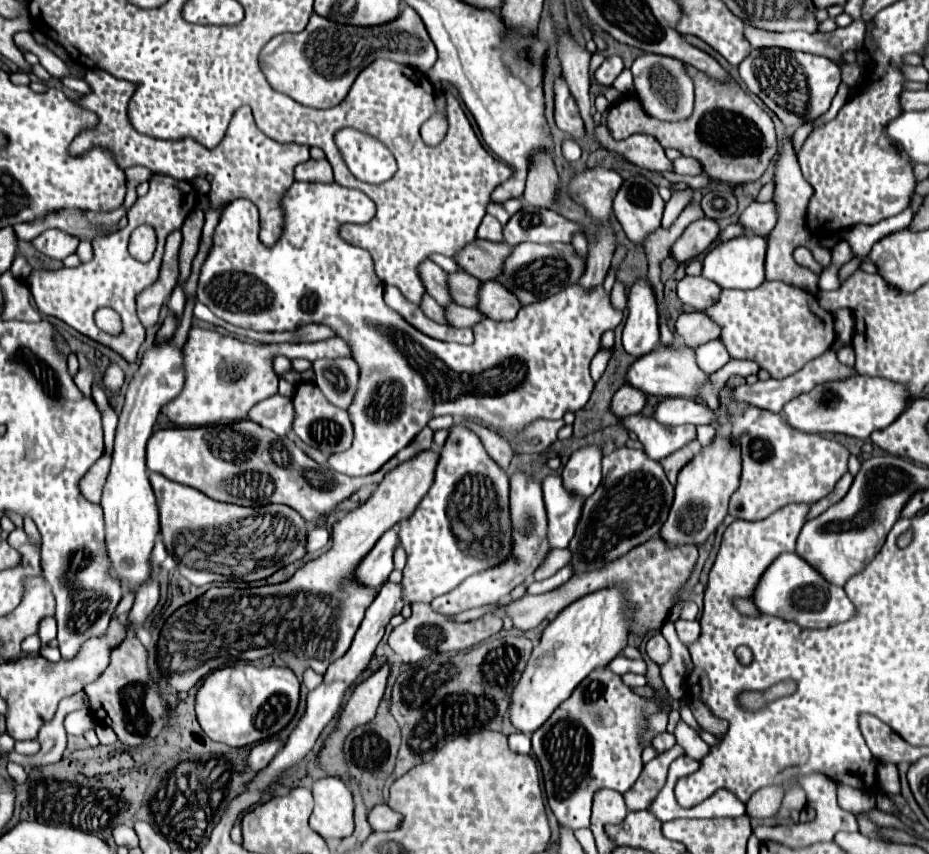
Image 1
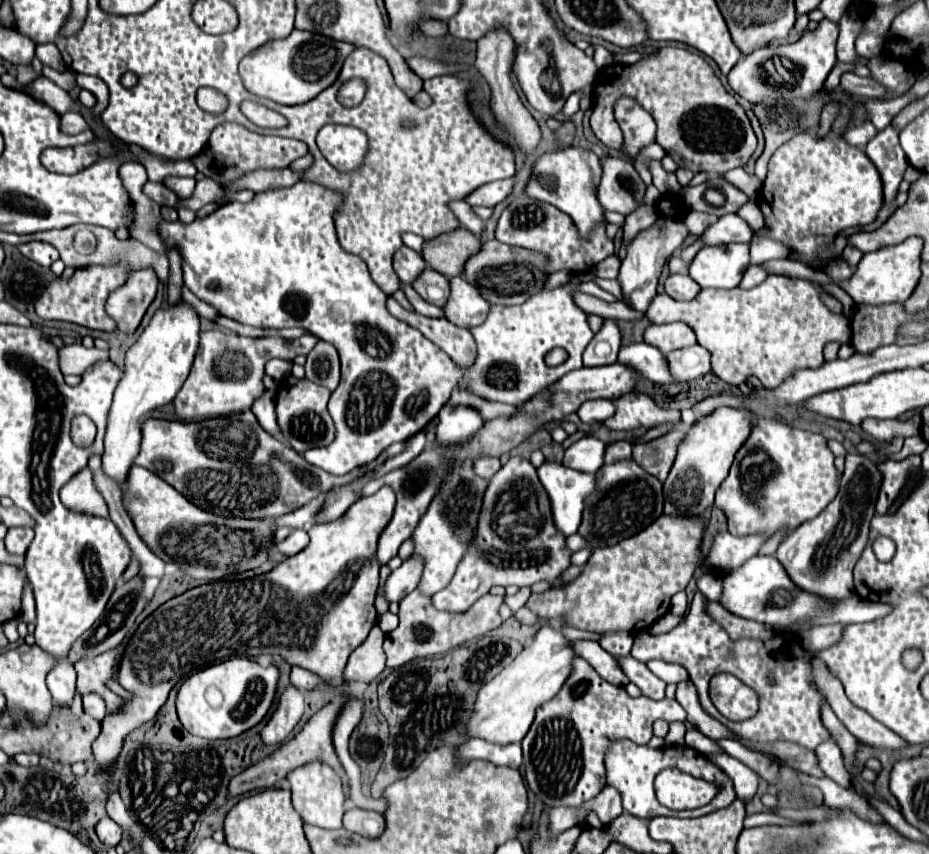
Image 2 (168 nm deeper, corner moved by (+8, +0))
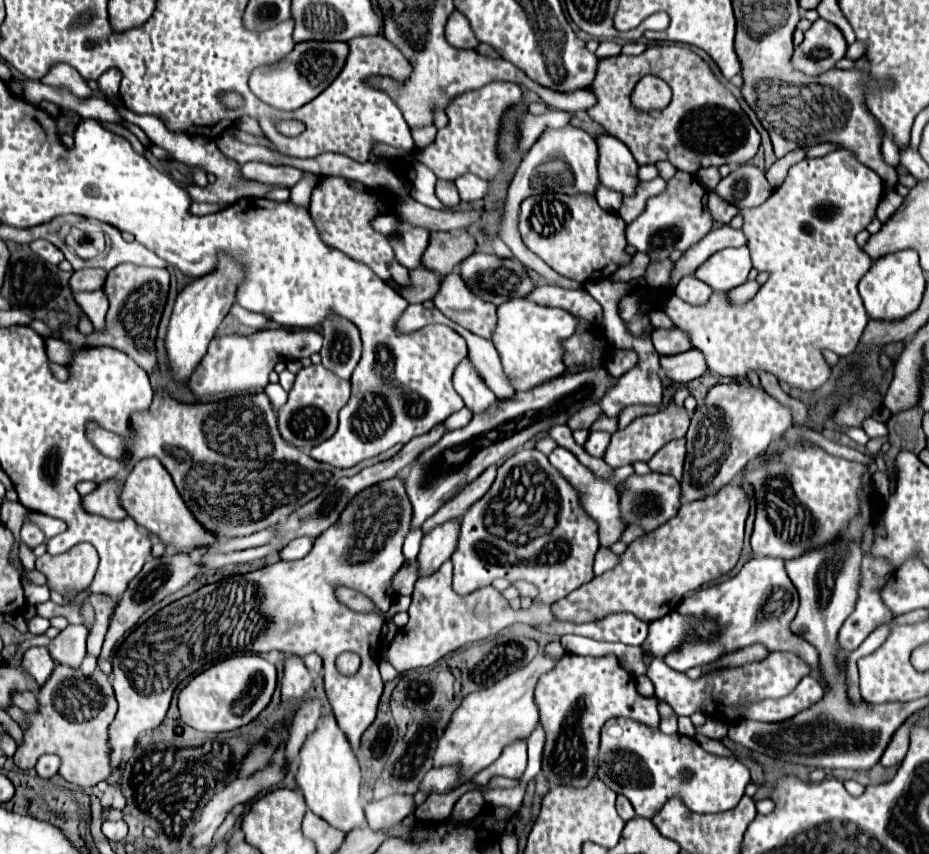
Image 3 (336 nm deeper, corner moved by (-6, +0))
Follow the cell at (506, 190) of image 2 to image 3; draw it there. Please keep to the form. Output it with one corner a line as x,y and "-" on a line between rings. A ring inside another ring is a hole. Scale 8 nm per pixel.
474,174
458,176
456,188
458,188
460,198
462,198
464,202
476,202
476,200
482,200
482,198
488,194
488,190
490,190
488,182
482,180
482,178
478,178
478,176
474,176

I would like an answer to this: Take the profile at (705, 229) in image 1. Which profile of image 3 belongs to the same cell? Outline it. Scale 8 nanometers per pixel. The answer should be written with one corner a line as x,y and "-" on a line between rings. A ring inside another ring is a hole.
710,192
710,200
708,200
708,208
714,216
716,222
722,222
722,224
728,224
736,214
738,214
738,208
726,200
722,200
716,192

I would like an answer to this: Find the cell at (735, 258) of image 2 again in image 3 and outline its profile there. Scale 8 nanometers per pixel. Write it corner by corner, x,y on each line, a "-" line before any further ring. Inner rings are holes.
724,248
710,256
694,276
706,282
714,292
728,292
746,282
748,272
752,270
752,262
748,256
748,248

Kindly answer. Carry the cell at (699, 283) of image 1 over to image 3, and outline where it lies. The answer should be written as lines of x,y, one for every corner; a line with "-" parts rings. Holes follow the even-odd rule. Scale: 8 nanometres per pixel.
686,276
684,280
678,282
678,286
674,288
674,294
692,306
702,306
710,300
712,288
700,282
696,276

